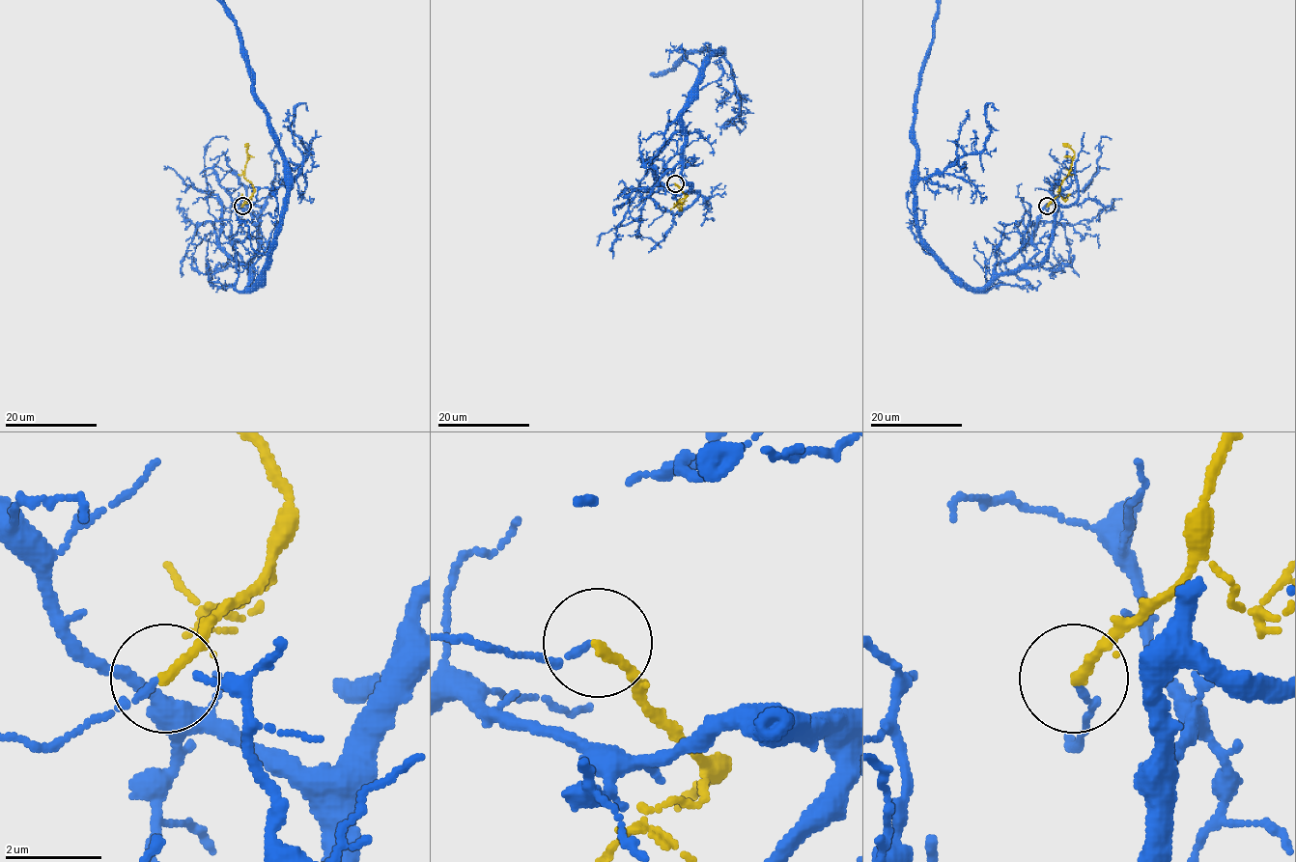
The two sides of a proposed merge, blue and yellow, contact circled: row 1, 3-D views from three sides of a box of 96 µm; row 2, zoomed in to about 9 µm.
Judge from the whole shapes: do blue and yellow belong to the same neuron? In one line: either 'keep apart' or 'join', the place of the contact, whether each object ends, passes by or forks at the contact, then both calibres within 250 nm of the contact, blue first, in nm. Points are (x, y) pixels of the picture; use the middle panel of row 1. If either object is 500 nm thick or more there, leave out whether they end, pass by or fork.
keep apart | (675, 183) | blue ends | yellow ends | 130/200 nm

